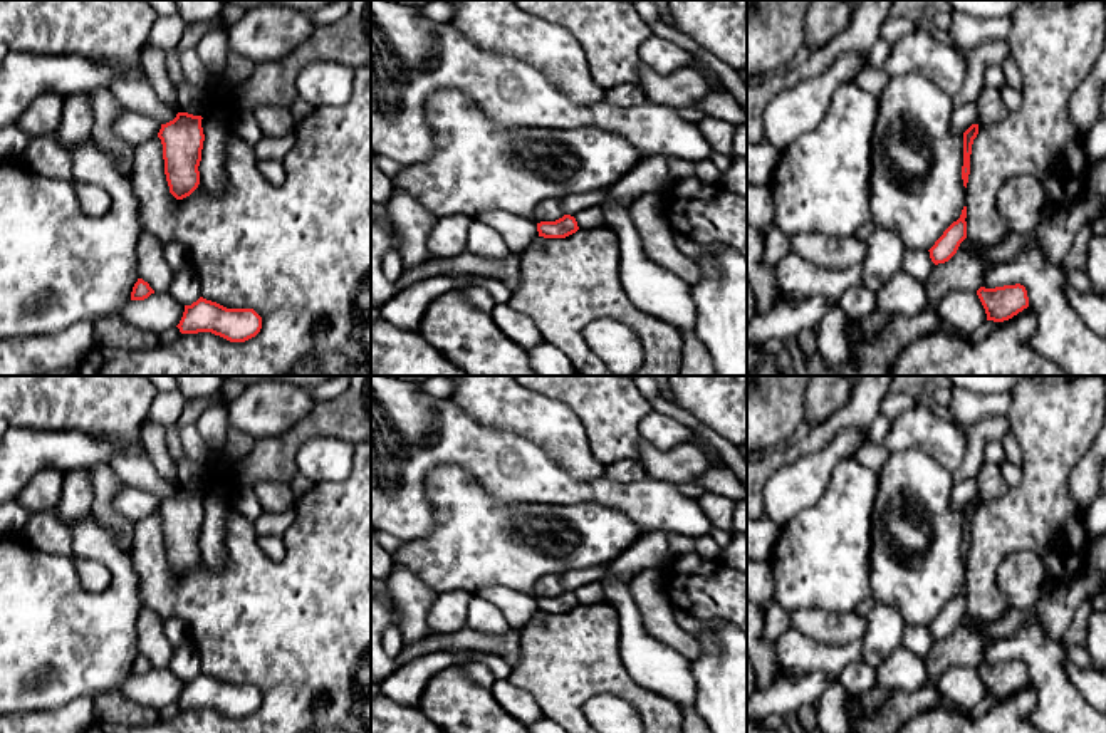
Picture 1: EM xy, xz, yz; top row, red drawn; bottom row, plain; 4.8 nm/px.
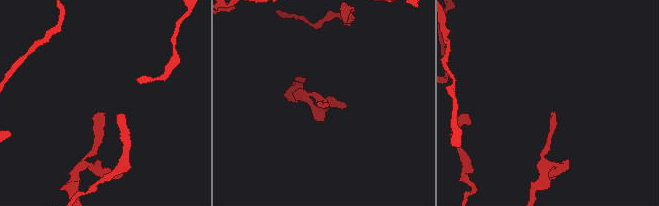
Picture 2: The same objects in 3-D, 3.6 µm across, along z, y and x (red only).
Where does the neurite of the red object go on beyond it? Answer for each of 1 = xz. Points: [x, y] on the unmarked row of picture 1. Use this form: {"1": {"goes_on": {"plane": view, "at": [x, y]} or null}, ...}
{"1": {"goes_on": null}}

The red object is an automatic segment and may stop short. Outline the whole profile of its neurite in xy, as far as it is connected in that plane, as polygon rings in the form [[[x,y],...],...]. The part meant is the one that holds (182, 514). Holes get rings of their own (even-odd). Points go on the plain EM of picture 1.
[[[178,488],[173,496],[161,500],[158,508],[166,557],[176,575],[190,572],[200,560],[198,542],[205,517],[201,495],[201,491]]]

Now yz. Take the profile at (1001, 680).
[[[1004,661],[995,664],[980,663],[977,671],[985,684],[987,696],[1004,698],[1029,683],[1024,661]]]

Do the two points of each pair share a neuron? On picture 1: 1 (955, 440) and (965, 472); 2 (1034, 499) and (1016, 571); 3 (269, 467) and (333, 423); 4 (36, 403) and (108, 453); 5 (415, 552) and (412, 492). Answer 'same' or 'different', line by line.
1: different
2: different
3: same
4: different
5: different

